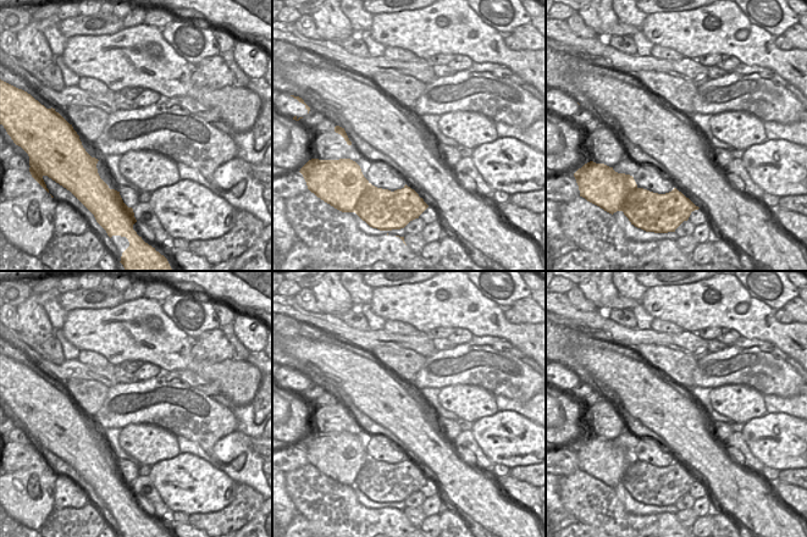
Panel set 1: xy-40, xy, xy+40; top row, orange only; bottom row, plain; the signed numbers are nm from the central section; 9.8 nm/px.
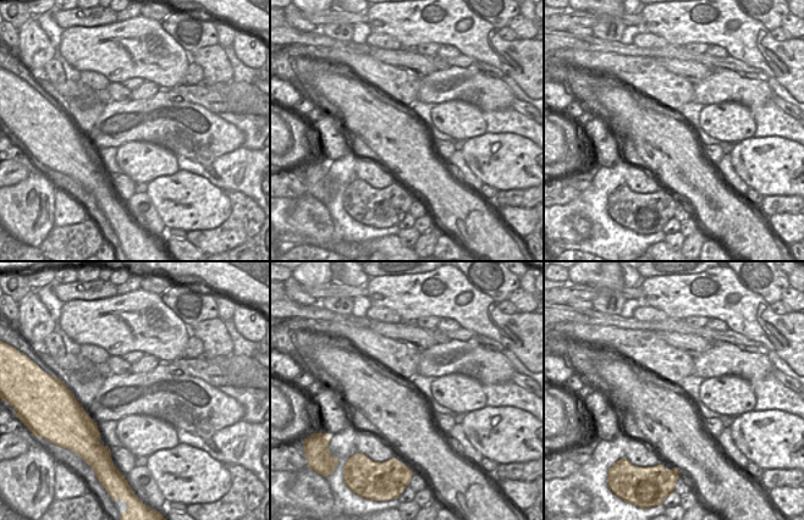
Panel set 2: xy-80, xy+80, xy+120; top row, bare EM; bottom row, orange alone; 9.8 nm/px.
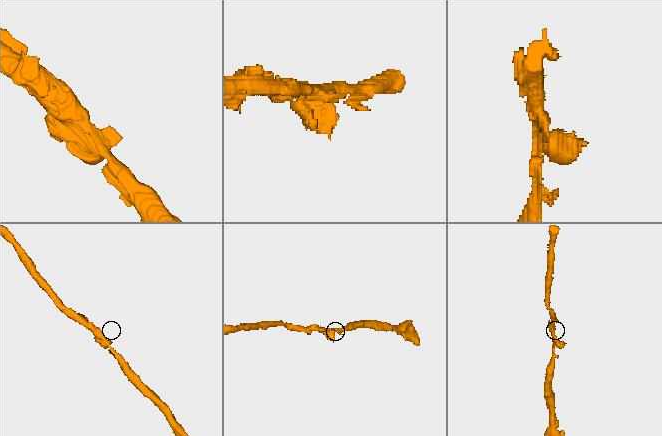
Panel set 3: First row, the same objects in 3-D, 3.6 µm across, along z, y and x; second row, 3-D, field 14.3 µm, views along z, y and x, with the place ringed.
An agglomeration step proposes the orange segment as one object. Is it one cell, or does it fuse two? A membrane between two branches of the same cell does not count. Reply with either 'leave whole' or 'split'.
leave whole

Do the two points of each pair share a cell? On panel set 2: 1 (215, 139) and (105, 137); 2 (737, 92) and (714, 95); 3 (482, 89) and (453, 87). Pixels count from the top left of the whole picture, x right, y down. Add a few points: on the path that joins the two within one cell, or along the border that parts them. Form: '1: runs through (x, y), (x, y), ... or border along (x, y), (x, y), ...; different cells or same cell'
1: runs through (188, 132), (183, 130), (132, 130); same cell
2: runs through (731, 92), (720, 92); same cell
3: runs through (474, 88), (461, 88); same cell

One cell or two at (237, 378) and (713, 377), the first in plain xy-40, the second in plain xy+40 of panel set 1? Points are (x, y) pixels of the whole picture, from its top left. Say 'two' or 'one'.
one

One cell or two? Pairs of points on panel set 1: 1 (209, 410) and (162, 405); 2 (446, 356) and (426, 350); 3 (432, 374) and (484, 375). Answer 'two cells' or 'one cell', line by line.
1: one cell
2: two cells
3: one cell

